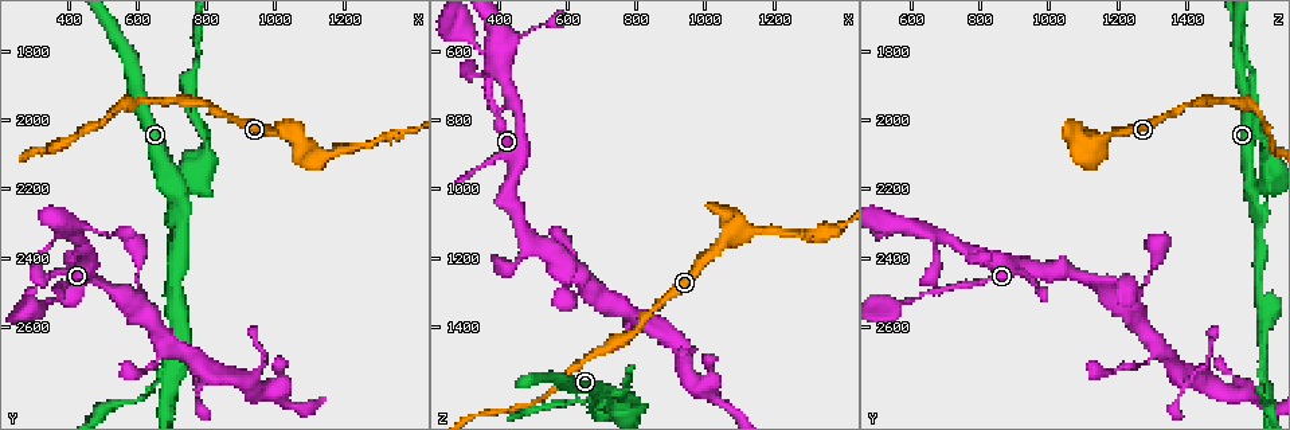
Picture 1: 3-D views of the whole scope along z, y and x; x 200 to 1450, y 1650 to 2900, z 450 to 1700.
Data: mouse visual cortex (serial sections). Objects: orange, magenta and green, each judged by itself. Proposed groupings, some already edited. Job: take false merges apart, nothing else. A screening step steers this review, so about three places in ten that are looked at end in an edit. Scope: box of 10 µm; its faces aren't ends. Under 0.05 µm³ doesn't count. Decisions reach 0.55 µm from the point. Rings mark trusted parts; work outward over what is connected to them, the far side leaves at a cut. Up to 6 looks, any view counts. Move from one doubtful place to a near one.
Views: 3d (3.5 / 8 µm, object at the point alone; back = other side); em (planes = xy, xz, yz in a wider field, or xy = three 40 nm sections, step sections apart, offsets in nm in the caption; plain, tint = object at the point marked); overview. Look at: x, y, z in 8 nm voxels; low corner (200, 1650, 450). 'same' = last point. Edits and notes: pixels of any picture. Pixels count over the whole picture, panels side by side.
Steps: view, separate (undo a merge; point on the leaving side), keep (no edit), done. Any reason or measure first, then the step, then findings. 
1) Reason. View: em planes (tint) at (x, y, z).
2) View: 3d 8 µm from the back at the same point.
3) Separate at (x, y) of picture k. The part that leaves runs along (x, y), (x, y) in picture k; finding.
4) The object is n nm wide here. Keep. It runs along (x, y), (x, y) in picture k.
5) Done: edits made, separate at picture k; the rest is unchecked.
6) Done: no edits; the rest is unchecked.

Calibre changes. View: 3d 8 µm at (1190, 2090, 1120).

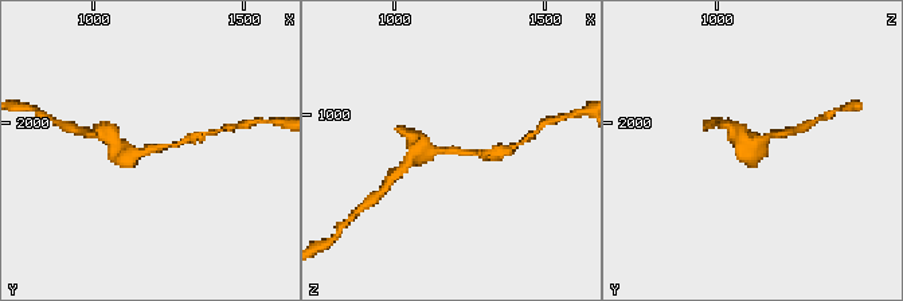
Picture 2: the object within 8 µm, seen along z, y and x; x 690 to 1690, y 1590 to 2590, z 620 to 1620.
The arms are 200, 450 nm wide. View: em xy step 5 (tint) at the same point.

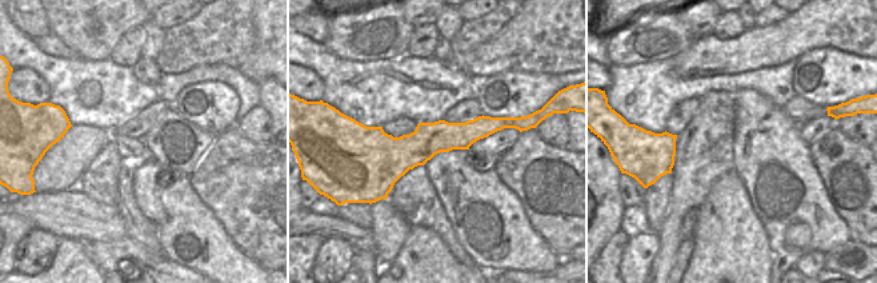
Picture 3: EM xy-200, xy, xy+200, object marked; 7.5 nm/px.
Keep. It runs along (113, 145), (145, 152), (187, 140) in picture 2; one cell here.

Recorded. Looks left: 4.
Sudden change in width. View: 3d 3.5 µm at (720, 2220, 1600).

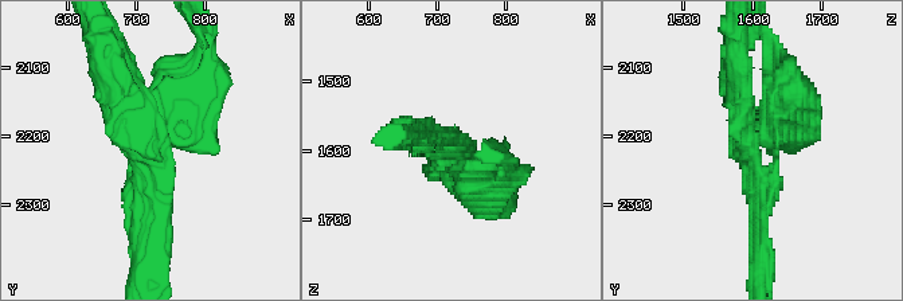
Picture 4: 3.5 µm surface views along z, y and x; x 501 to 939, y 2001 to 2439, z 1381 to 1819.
3 arms meet here; the arms are 250, 300, 500 nm wide. View: em xy step 3 (tint) at (715, 2220, 1590).

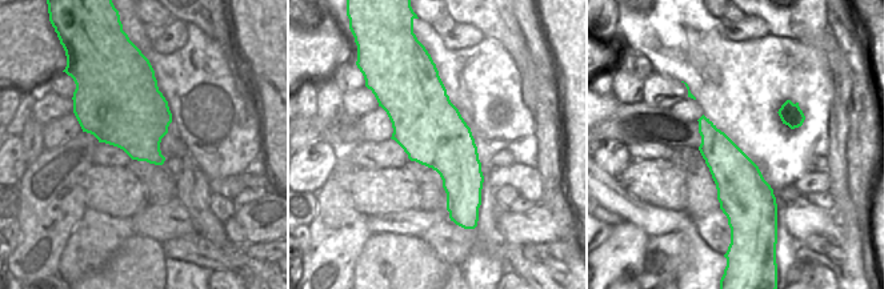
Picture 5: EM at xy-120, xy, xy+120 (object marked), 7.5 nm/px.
View: em xy step 1 (tint) at the same point.

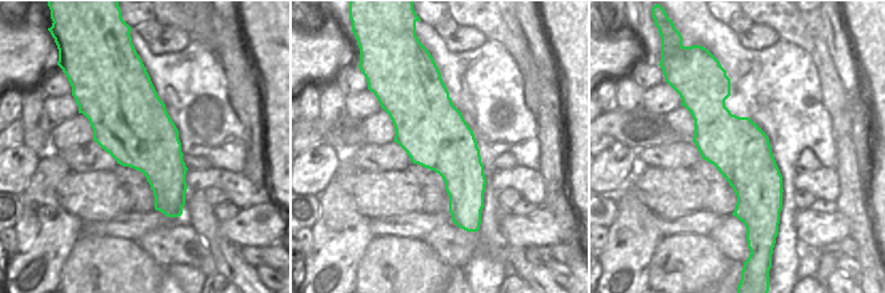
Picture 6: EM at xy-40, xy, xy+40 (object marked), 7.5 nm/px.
Separate at (763, 128) of picture 4. The part that leaves runs along (771, 168), (781, 144), (774, 57) in picture 4; two cells meet here.

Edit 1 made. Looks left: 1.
Done: edits made, separate at picture 4; the rest is unchecked.

